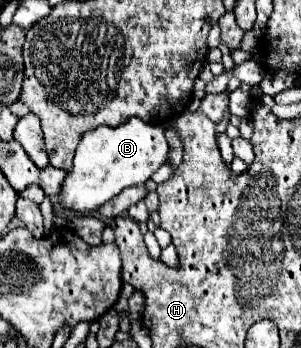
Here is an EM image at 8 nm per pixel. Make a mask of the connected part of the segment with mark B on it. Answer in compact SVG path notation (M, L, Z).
M129 118L117 128L101 126L83 134L75 160L73 170L67 174L59 202L65 208L73 208L81 214L89 214L97 210L101 204L115 198L123 188L145 184L151 174L167 160L169 144L165 138L165 130L157 124L143 122L141 118Z

